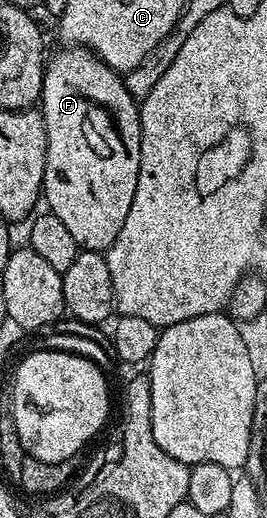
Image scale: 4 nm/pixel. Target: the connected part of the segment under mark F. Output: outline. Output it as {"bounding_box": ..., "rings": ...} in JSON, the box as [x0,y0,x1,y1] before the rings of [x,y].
{"bounding_box":[38,46,140,252],"rings":[[[64,46],[61,52],[51,53],[44,70],[44,89],[38,101],[38,111],[44,118],[46,126],[46,170],[42,200],[47,211],[53,212],[60,219],[66,230],[70,230],[74,242],[85,252],[104,252],[118,238],[118,230],[122,230],[122,222],[126,222],[126,213],[130,210],[130,202],[134,202],[134,190],[140,177],[140,105],[128,93],[124,85],[124,76],[115,72],[109,64],[102,62],[100,57],[87,46]]]}

